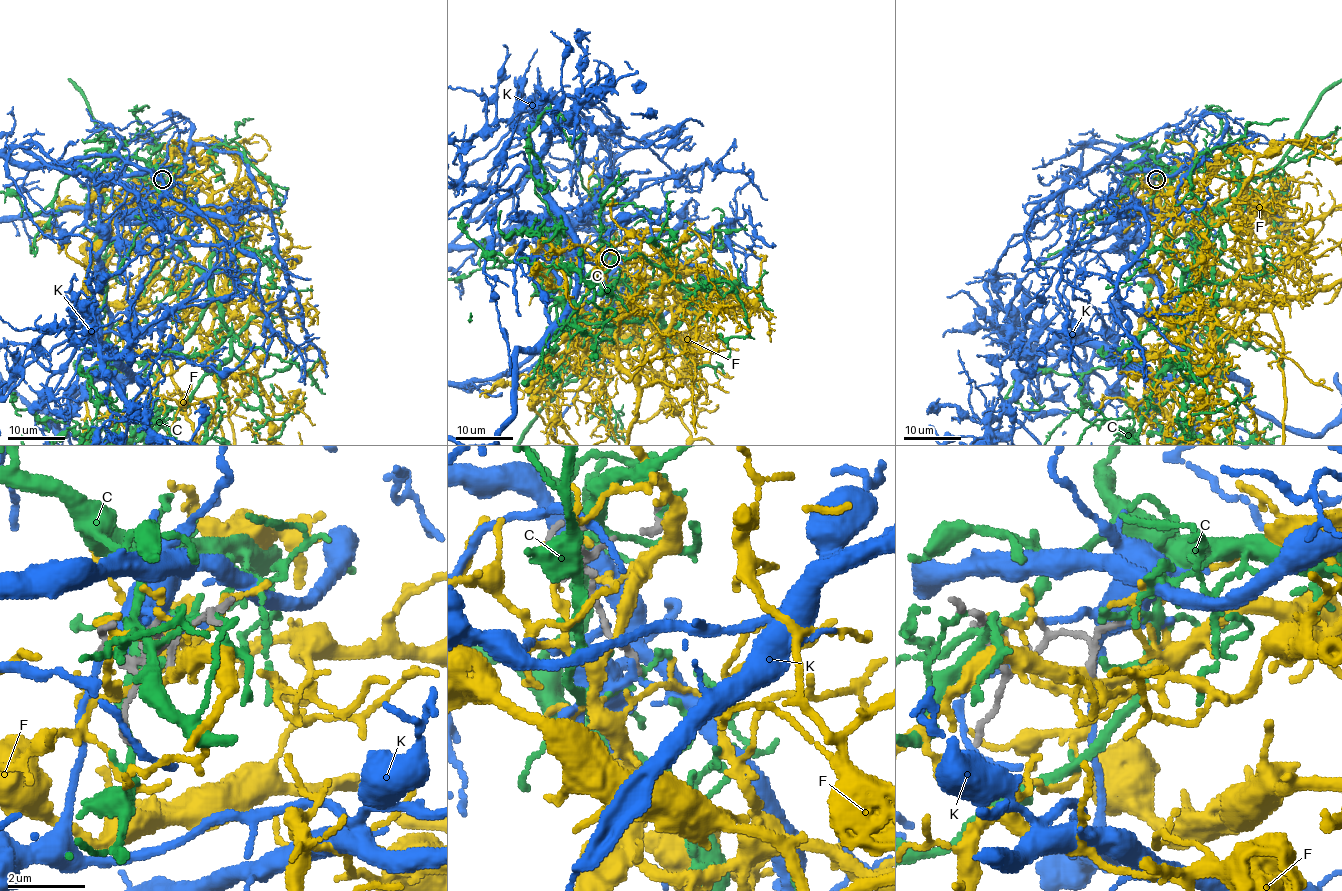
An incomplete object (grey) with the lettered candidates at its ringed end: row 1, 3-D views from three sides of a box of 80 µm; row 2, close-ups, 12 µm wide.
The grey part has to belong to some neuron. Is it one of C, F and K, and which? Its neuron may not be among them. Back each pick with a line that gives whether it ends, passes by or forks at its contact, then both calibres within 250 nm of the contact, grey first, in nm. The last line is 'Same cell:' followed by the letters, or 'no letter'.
Same cell: no letter

